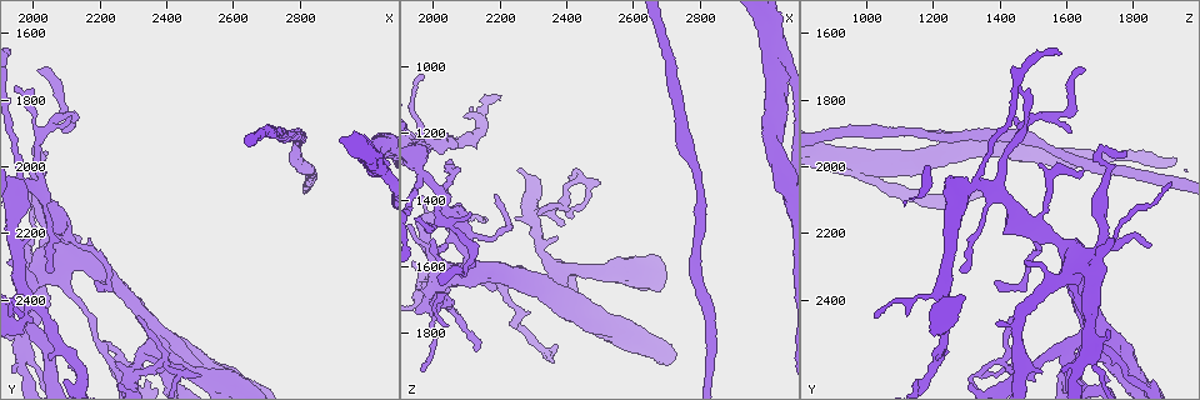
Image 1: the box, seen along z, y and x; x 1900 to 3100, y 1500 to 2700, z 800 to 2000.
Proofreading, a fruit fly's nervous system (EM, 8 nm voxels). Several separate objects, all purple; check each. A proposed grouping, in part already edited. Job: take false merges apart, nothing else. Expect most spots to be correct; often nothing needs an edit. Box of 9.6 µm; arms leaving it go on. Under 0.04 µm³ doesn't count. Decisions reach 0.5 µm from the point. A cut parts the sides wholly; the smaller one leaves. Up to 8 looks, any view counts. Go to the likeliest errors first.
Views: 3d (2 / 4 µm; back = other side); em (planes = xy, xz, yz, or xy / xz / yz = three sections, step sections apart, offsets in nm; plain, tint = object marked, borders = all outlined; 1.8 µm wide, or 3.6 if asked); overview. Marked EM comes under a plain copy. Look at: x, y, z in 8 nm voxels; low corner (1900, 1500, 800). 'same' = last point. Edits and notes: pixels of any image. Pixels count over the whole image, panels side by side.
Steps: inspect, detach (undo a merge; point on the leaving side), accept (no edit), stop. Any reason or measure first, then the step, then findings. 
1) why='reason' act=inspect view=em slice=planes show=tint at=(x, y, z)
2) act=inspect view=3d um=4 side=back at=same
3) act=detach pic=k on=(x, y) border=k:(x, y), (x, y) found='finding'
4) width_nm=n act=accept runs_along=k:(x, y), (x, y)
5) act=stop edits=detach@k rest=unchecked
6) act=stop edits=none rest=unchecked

why='sharp bend' act=inspect view=3d um=4 at=(2120, 1860, 1540)

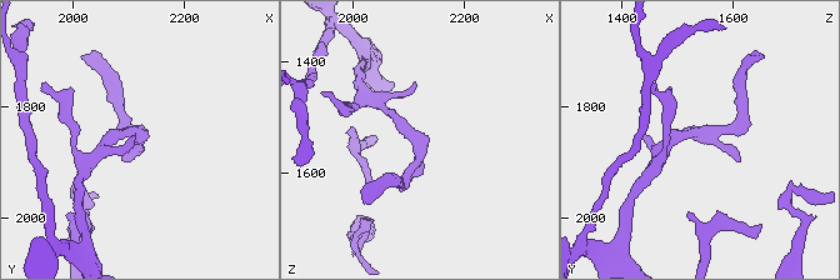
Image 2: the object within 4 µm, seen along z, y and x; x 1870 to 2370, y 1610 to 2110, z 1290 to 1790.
act=inspect view=em slice=planes show=tint at=(2115, 1850, 1540)

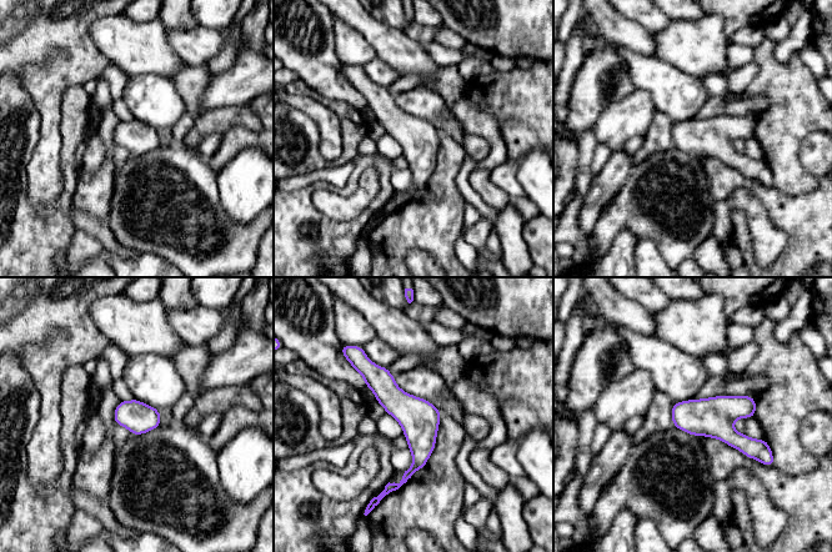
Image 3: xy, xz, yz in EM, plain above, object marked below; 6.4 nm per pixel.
act=accept found='one neuron here'

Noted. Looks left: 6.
why='three-way junction' act=inspect view=3d um=2 at=(3000, 1970, 940)

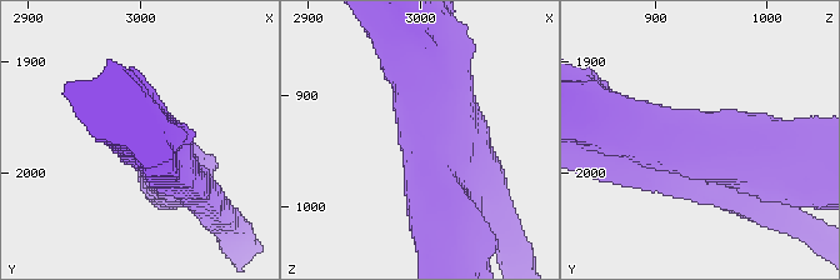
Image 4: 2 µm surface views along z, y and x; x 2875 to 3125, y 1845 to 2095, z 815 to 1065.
why='need the tissue' act=inspect view=em slice=xz step=16 show=tint at=(3006, 1968, 934)

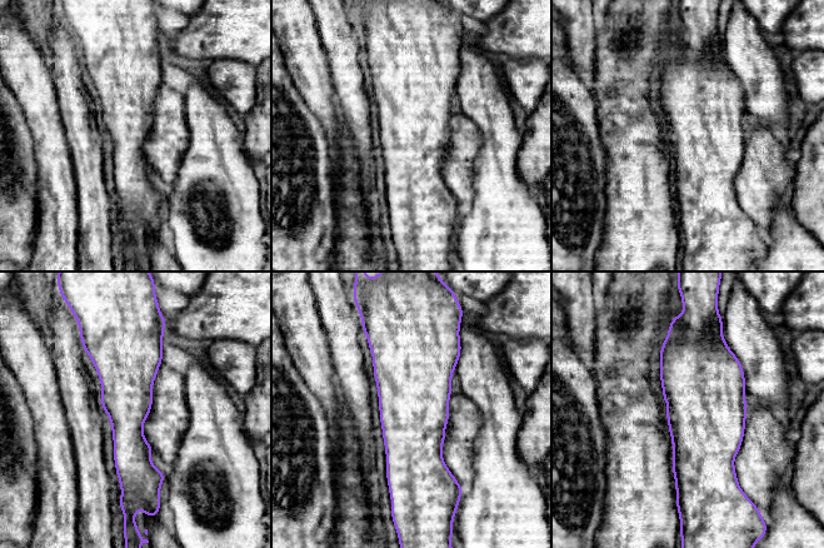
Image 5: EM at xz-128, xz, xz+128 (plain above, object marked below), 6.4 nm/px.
act=inspect view=em slice=planes show=tint at=same

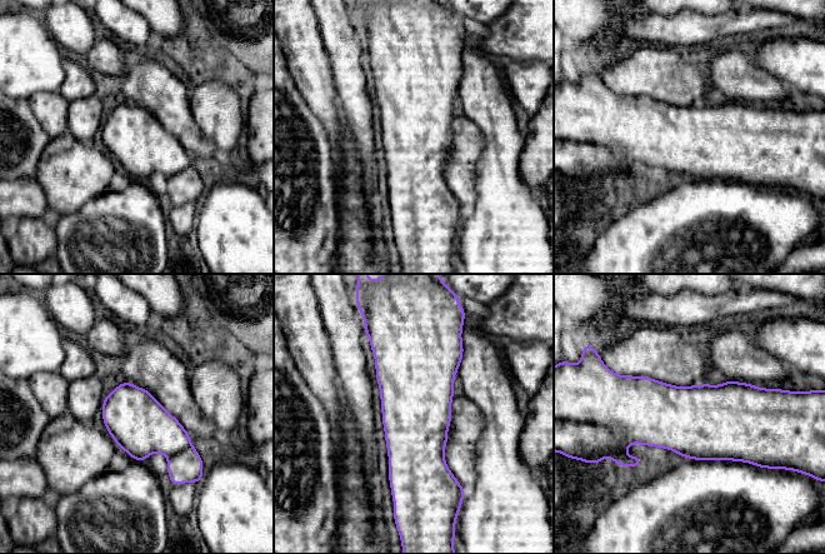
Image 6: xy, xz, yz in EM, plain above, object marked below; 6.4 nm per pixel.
act=accept found='all the same neuron'

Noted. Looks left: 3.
why='four or more arms meet' act=inspect view=em slice=yz step=4 show=borders at=(1980, 2570, 1670)

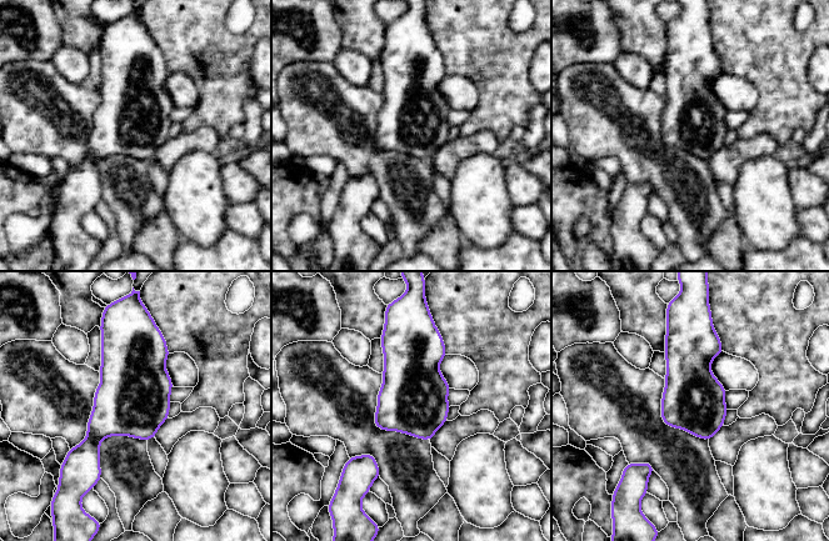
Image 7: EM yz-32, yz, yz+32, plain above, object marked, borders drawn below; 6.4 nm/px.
width_nm=400 act=accept found='continuous, no second neuron'

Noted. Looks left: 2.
act=stop edits=none rest=unchecked

